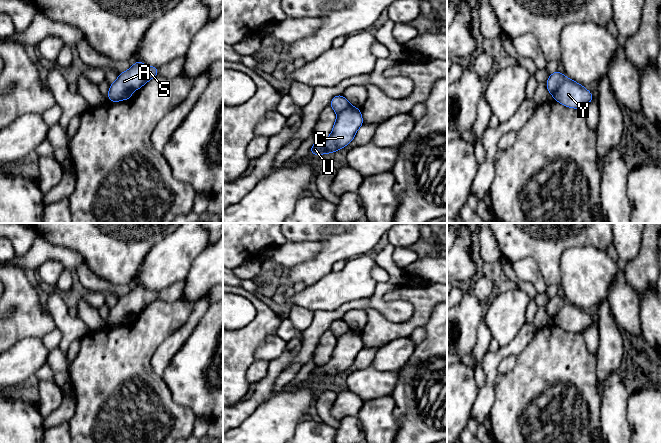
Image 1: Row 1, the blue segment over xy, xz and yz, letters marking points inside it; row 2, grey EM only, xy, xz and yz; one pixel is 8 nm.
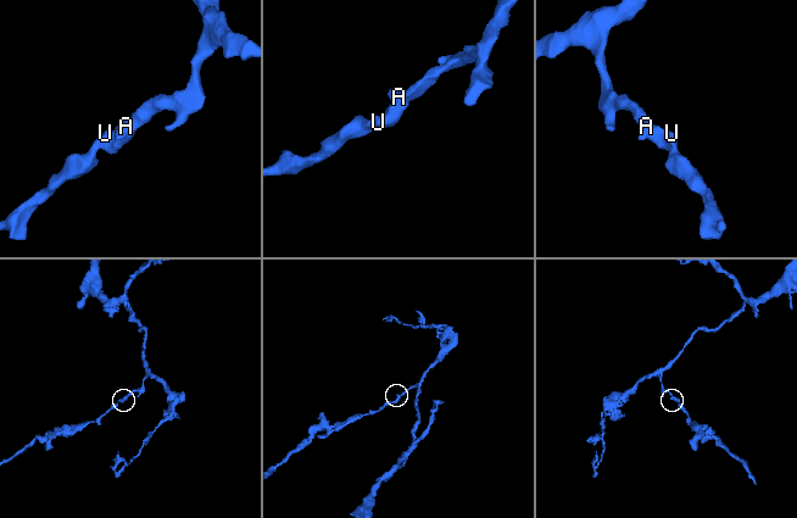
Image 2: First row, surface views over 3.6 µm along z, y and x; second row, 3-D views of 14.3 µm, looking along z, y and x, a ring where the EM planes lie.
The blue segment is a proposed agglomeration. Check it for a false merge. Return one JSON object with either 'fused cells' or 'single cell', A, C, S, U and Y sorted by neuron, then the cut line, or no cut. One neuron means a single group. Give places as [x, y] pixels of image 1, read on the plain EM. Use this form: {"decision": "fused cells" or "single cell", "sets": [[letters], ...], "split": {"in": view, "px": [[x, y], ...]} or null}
{"decision": "fused cells", "sets": [["A", "S"], ["C", "U", "Y"]], "split": {"in": "yz", "px": [[566, 301], [553, 321]]}}

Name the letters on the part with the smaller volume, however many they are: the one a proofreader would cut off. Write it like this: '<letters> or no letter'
C, U, Y

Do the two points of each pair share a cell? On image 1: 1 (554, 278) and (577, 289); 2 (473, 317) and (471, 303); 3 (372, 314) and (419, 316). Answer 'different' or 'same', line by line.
1: different
2: same
3: same

